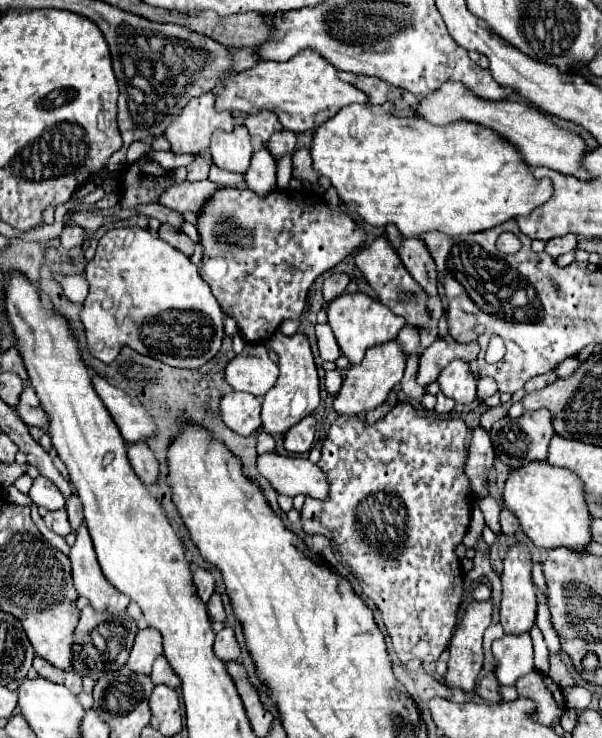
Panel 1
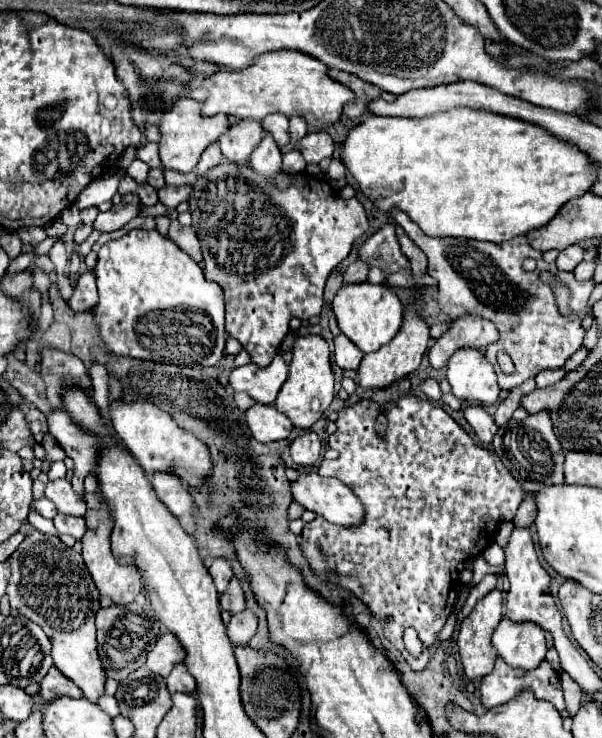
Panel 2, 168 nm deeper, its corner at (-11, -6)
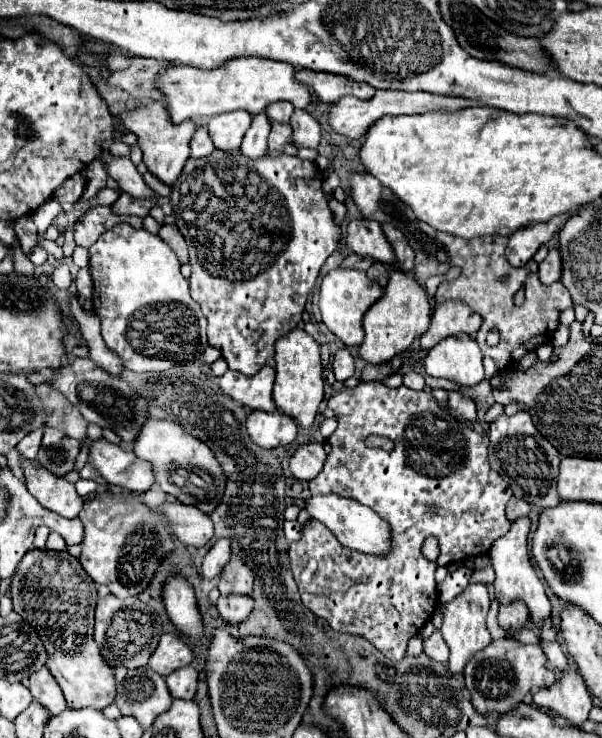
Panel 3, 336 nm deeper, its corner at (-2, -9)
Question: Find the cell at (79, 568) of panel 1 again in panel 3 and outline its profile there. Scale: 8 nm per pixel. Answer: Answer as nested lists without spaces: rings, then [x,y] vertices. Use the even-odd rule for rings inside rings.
[[[111,493],[95,495],[85,501],[79,519],[85,527],[79,557],[81,565],[95,583],[109,587],[109,591],[119,599],[141,593],[149,585],[161,557],[173,549],[171,529],[165,517],[131,497]]]

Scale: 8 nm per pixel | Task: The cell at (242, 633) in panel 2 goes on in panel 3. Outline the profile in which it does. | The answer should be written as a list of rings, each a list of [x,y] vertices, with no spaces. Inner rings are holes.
[[[231,595],[231,597],[221,597],[217,603],[217,611],[219,617],[223,621],[227,621],[229,625],[239,625],[243,623],[249,613],[253,609],[253,601],[251,597],[239,597],[239,595]]]

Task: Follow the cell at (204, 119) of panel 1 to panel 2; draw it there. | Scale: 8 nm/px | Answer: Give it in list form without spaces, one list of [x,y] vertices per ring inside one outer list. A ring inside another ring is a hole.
[[[180,96],[178,100],[172,102],[172,106],[166,110],[166,114],[160,120],[160,162],[166,170],[176,170],[176,172],[192,172],[194,166],[198,164],[202,152],[228,130],[228,118],[224,114],[216,116],[200,116],[200,104],[196,100],[190,100],[186,96]]]

